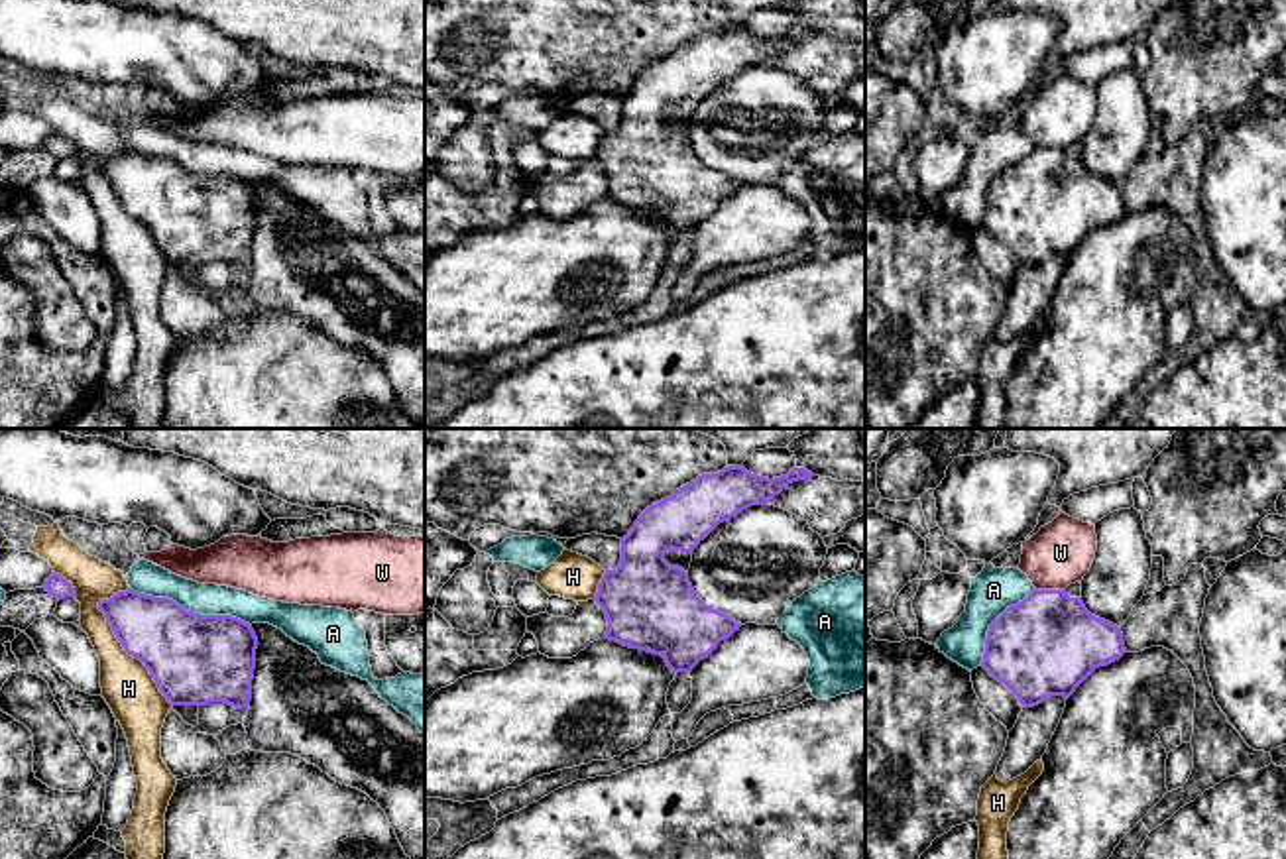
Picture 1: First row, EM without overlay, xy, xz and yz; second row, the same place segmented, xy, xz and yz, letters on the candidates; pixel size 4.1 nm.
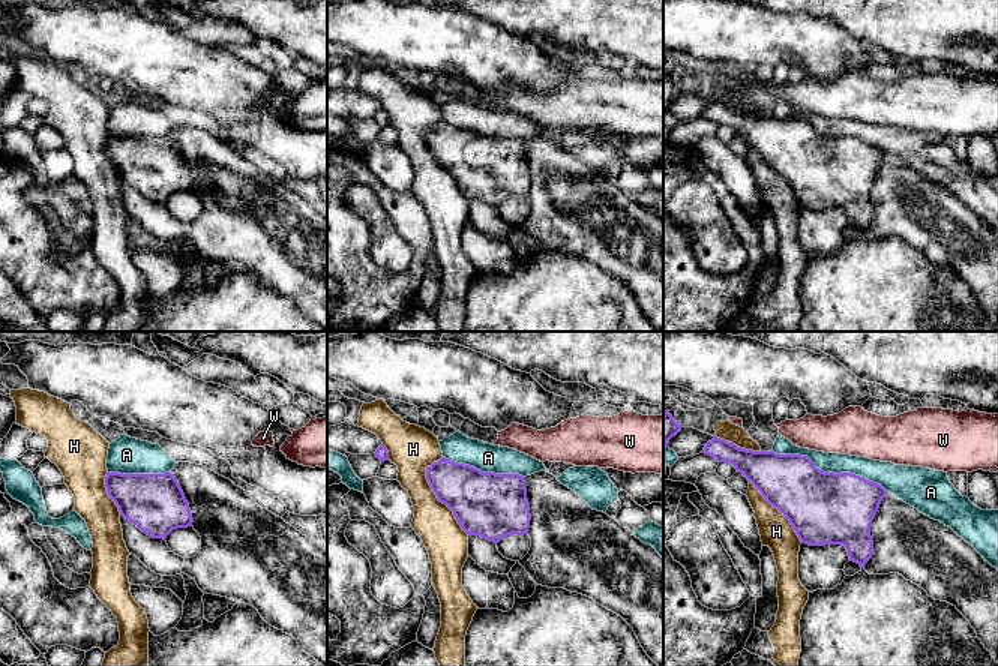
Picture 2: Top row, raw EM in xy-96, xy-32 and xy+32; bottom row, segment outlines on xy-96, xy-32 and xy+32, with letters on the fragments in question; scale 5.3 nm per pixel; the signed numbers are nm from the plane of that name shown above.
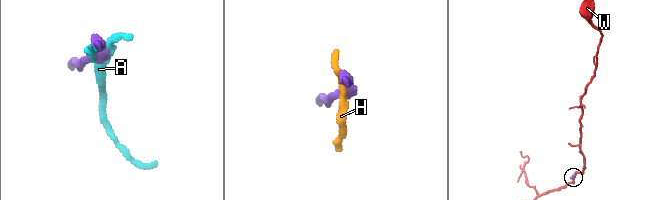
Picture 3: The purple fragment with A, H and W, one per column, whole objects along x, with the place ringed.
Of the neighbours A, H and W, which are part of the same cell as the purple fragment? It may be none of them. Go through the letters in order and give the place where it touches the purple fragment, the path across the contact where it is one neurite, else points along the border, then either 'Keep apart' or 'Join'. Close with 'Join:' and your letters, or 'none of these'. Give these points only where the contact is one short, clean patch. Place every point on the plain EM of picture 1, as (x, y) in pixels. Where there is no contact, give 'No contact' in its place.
A: Touches purple at xy (189, 171). Keep apart
H: Touches purple at xy (130, 213). Keep apart
W: Touches purple at yz (1049, 150). Keep apart
Join: none of these

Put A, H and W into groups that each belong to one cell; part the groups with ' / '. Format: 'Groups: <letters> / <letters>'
Groups: A / H / W

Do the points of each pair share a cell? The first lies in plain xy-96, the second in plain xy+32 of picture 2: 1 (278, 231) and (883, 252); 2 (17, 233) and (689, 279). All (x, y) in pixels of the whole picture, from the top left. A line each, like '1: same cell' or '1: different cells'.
1: different cells
2: same cell

